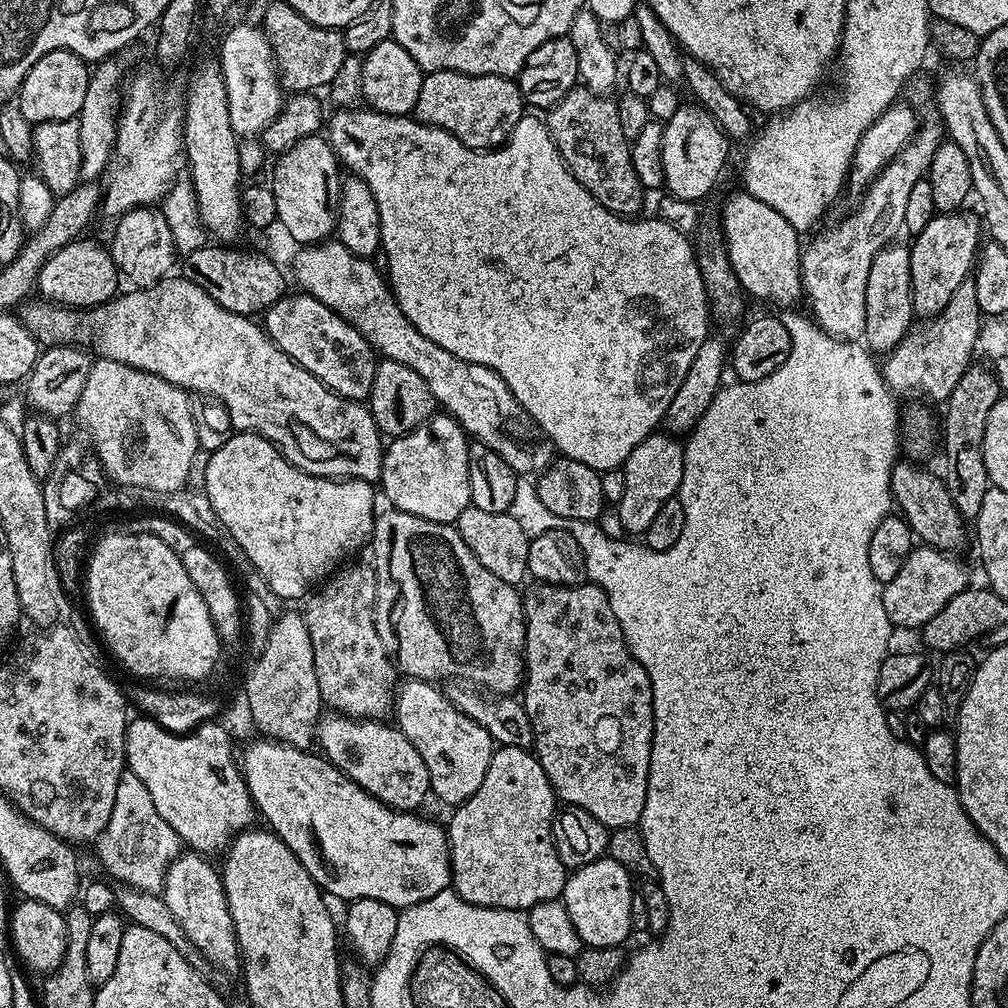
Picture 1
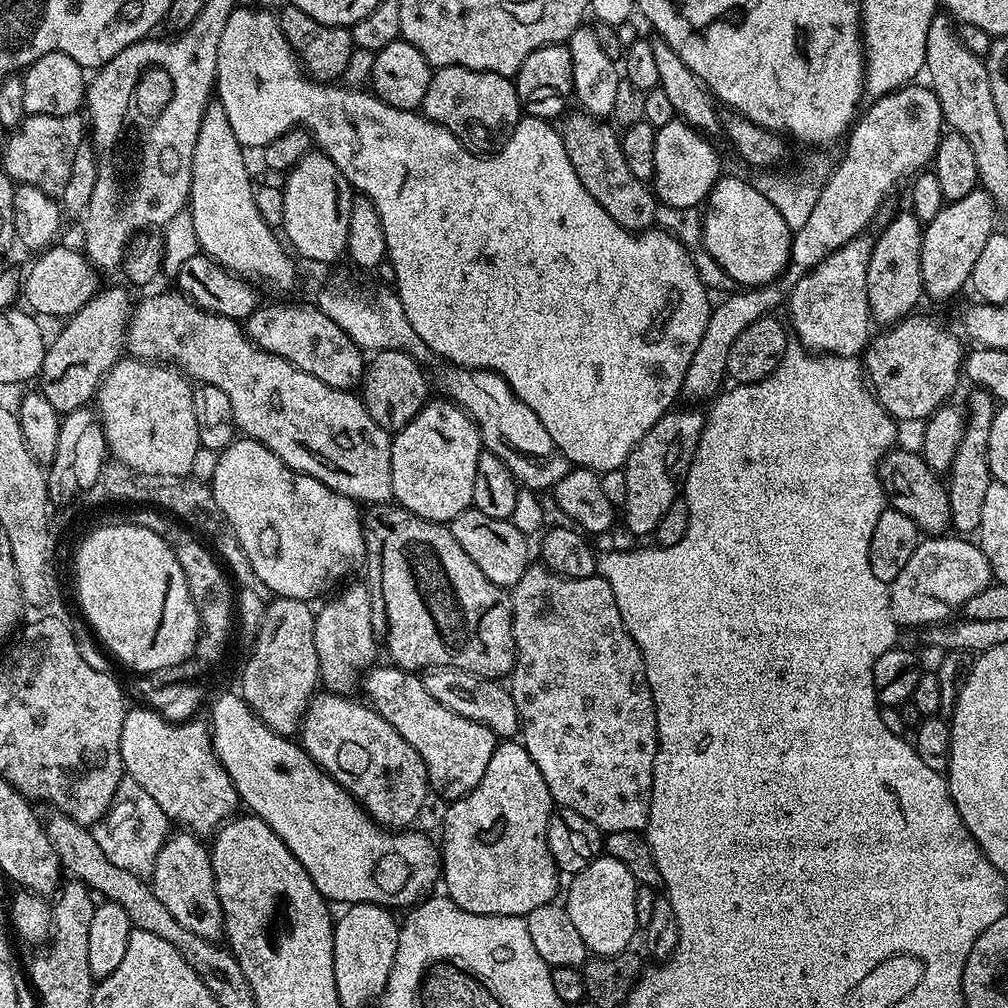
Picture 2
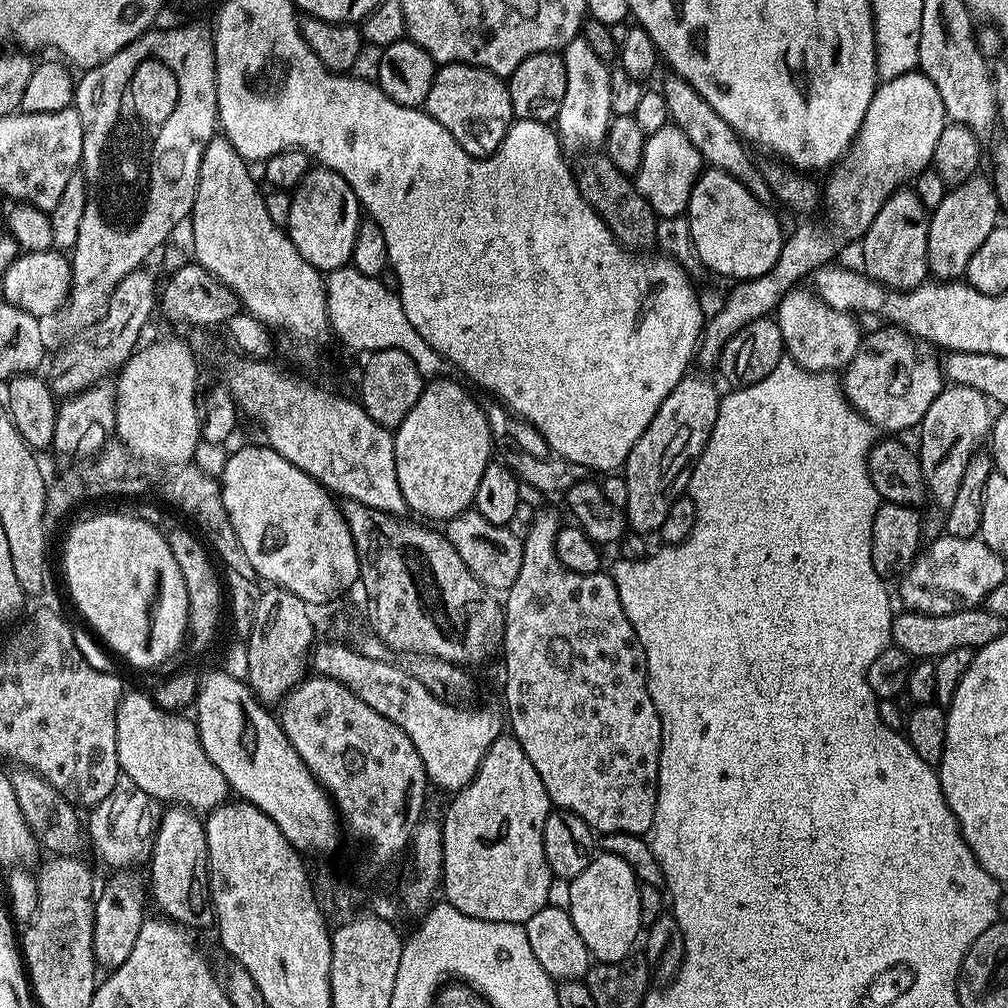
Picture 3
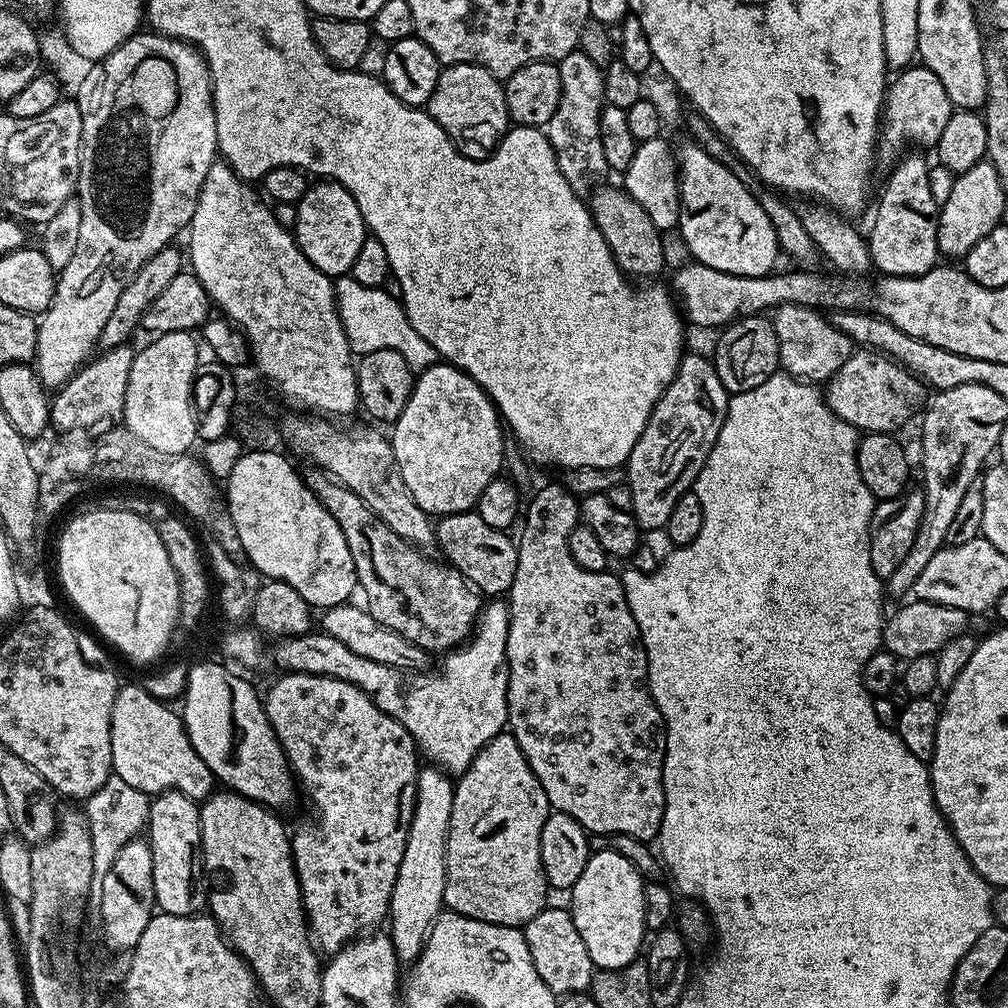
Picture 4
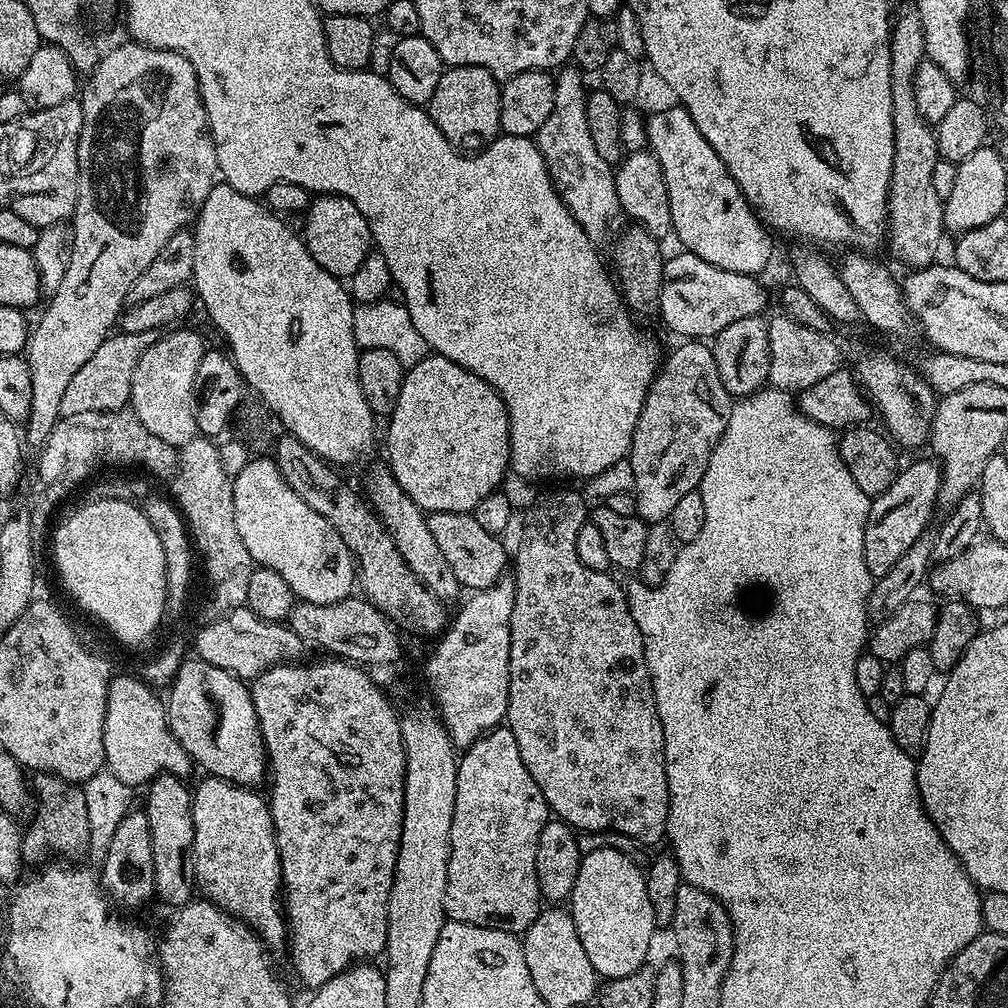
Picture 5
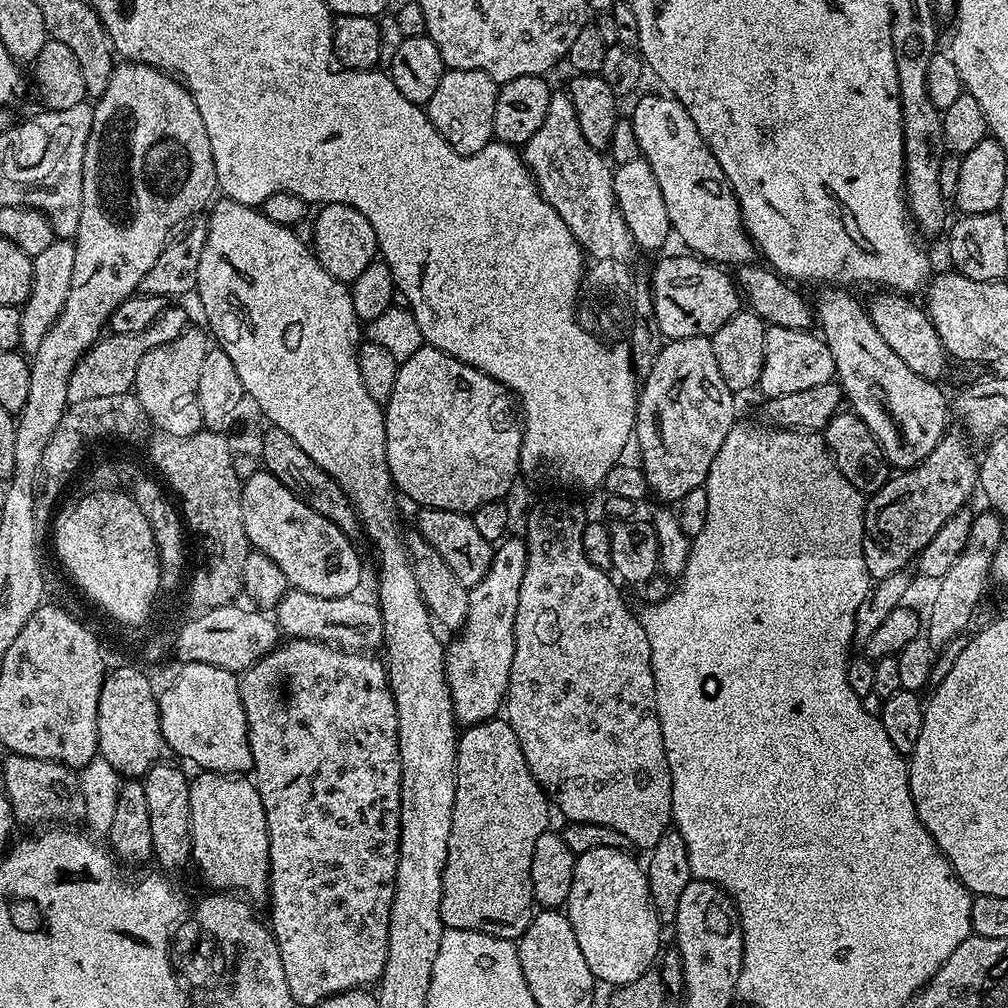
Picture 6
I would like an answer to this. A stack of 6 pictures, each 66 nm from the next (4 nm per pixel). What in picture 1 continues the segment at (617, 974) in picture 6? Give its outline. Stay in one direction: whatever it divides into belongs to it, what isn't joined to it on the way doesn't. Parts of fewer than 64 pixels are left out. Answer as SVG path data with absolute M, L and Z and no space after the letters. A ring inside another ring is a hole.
M601 858L595 860L594 862L590 862L586 866L582 866L581 868L575 869L569 875L568 881L564 884L564 895L562 897L564 901L564 905L566 906L566 910L570 914L570 922L574 922L574 930L578 930L578 934L580 935L580 943L581 945L590 947L590 948L614 948L620 945L623 945L623 940L627 938L627 936L631 937L633 935L632 931L632 898L634 895L634 880L632 884L633 877L622 867L618 862L614 862L613 860L607 858Z

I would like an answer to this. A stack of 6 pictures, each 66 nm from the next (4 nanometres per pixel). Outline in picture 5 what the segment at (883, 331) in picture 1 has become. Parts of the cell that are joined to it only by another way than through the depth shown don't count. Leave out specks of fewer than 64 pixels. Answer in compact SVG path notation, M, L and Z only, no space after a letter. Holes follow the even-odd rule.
M908 10L892 26L890 46L890 94L894 110L894 166L888 187L888 222L886 244L909 269L926 268L937 259L940 239L946 236L944 202L934 190L934 166L941 159L936 130L920 112L916 101L916 72L926 57L926 38L915 11Z

